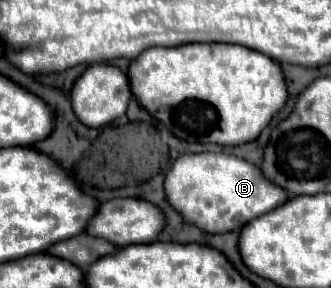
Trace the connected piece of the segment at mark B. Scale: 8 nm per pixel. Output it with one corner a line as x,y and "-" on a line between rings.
190,153
178,157
166,175
164,189
172,207
206,233
236,231
250,223
250,219
290,199
290,193
282,191
282,187
274,187
270,179
266,181
266,175
262,175
256,165
226,153

